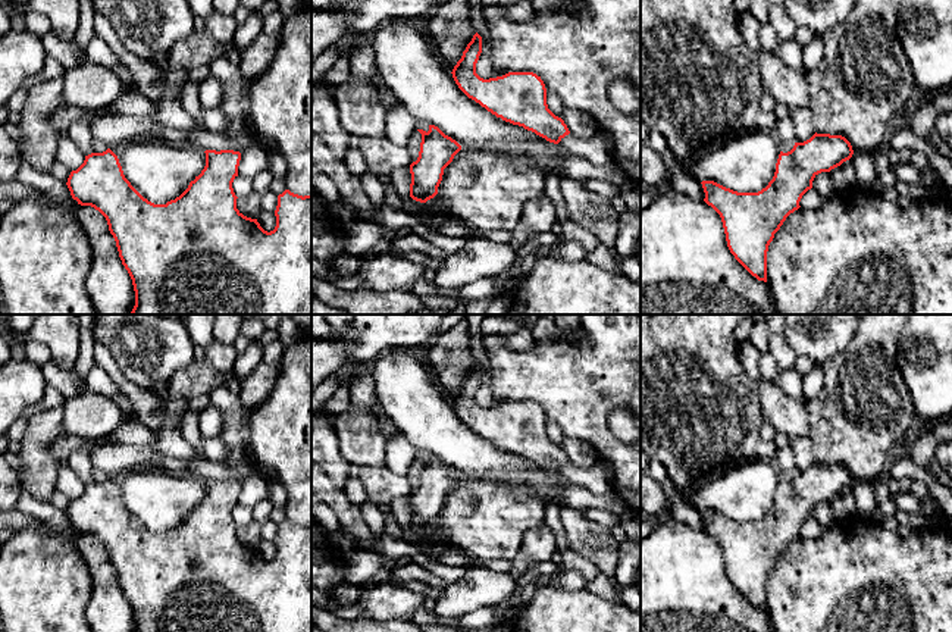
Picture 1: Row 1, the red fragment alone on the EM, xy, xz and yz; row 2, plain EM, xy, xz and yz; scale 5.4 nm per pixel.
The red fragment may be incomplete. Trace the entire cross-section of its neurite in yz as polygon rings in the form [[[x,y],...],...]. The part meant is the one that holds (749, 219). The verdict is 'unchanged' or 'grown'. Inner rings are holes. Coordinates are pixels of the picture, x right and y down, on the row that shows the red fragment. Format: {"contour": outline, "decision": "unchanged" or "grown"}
{"contour": [[[815,132],[809,140],[795,143],[790,151],[780,151],[773,179],[758,193],[738,193],[714,181],[701,182],[705,193],[704,201],[721,218],[730,253],[752,276],[758,281],[767,282],[767,251],[774,234],[780,229],[786,218],[801,207],[799,201],[802,195],[812,188],[814,178],[821,172],[830,172],[832,169],[840,166],[843,162],[849,160],[852,154],[852,146],[845,137]]], "decision": "unchanged"}

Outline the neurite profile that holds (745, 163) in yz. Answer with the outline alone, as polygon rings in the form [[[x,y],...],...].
[[[745,131],[695,159],[689,173],[738,193],[758,193],[776,172],[780,141],[773,131]]]

